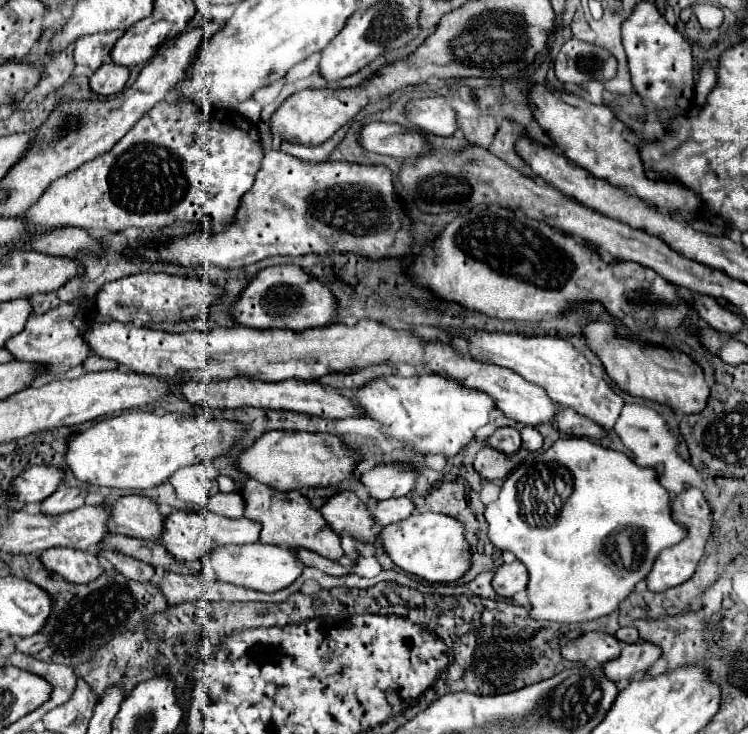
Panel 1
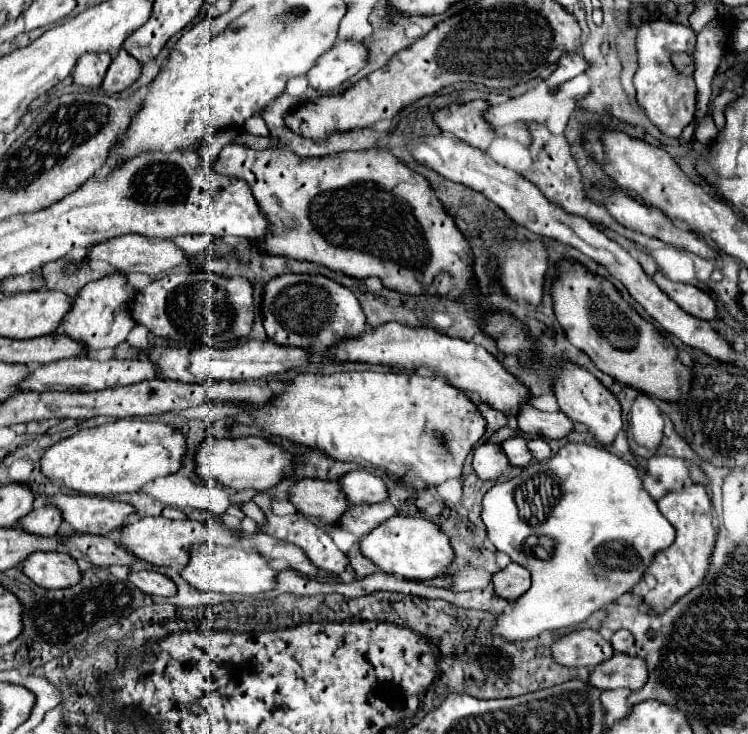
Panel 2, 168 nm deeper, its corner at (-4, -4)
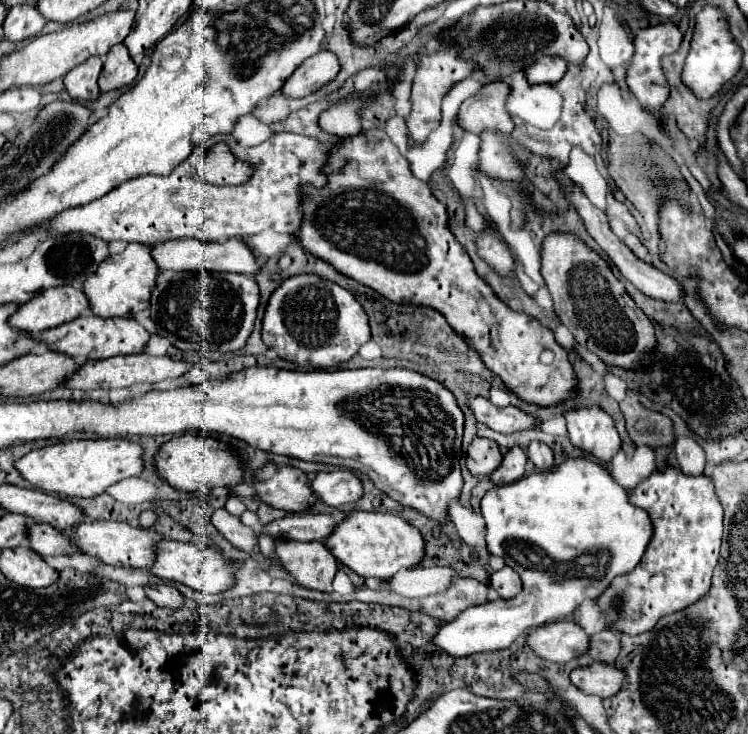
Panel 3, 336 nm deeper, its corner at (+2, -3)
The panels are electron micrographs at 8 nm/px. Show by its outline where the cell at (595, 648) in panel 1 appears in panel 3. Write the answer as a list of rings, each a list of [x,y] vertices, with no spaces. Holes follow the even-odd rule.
[[[560,620],[534,628],[528,636],[528,646],[542,660],[566,664],[588,652],[590,636],[576,622]]]

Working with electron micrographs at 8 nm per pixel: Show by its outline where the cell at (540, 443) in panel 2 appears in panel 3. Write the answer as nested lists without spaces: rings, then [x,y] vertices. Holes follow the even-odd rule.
[[[530,442],[528,458],[538,470],[550,470],[554,466],[554,454],[544,442]]]

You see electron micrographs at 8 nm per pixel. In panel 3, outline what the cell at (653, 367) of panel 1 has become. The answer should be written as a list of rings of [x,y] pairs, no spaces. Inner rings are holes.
[[[550,234],[542,244],[542,276],[554,300],[556,316],[574,334],[578,346],[588,348],[608,366],[624,370],[642,368],[644,356],[656,346],[654,326],[626,294],[624,284],[612,274],[606,260],[574,234]]]

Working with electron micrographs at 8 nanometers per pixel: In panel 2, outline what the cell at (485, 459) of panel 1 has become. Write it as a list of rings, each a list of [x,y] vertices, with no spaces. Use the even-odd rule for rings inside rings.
[[[482,443],[476,451],[474,451],[474,461],[472,467],[476,471],[476,475],[480,479],[498,479],[502,475],[504,469],[508,469],[508,457],[502,451],[500,445],[496,443]]]

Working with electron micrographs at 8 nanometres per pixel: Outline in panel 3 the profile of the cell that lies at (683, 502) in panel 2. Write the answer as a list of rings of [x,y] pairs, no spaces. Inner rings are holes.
[[[664,468],[648,476],[642,484],[638,484],[630,492],[630,502],[642,510],[646,510],[654,522],[654,536],[640,560],[640,564],[626,576],[616,576],[612,584],[602,592],[594,602],[608,618],[608,626],[614,626],[618,632],[640,634],[672,612],[678,612],[700,596],[704,596],[710,588],[712,570],[718,564],[718,552],[722,542],[722,506],[714,494],[714,484],[706,476],[684,476],[678,468]]]

